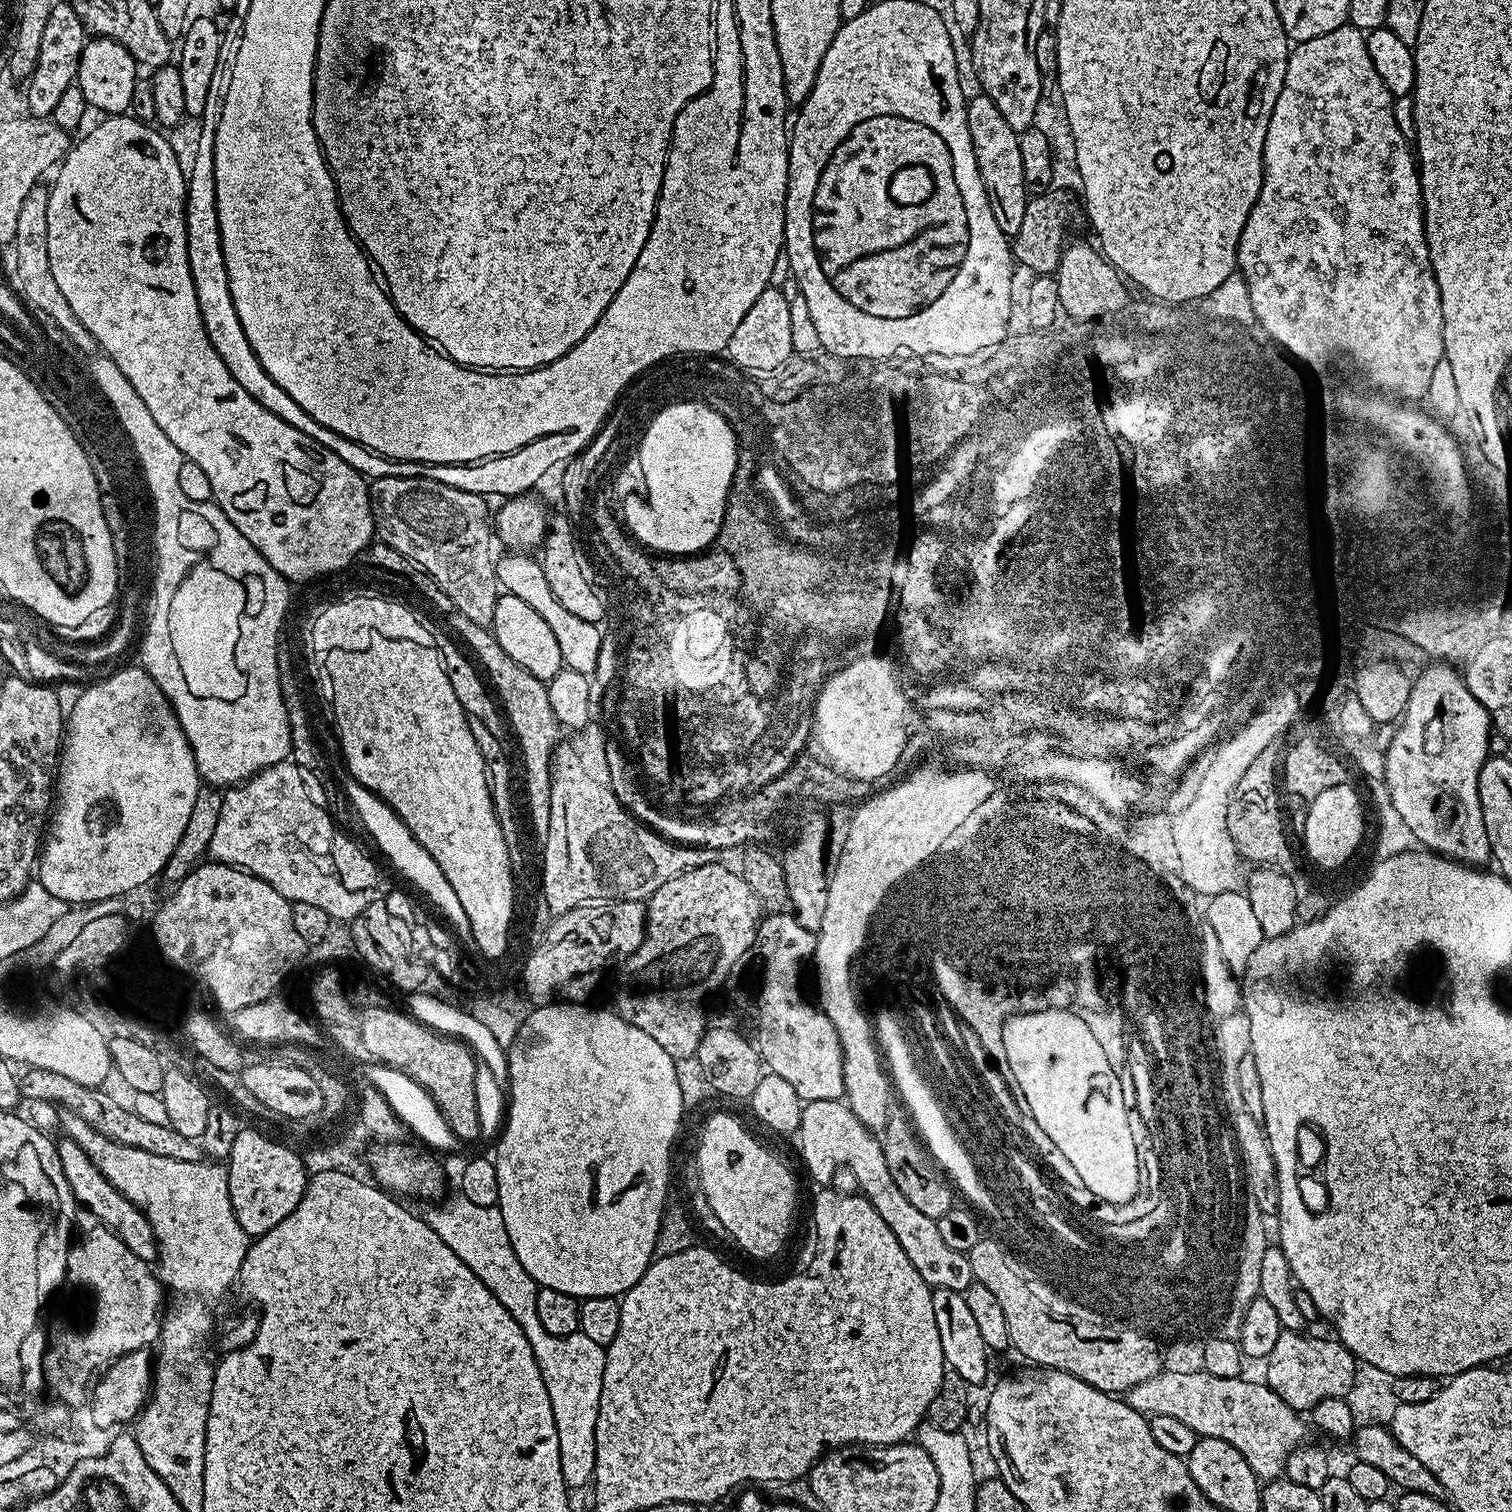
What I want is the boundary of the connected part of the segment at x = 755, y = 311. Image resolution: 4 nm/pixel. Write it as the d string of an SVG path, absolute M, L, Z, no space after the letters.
M769 286L758 294L758 302L746 310L746 318L738 322L738 327L730 338L726 356L736 367L744 369L749 374L775 374L793 359L794 351L791 346L790 318L794 308L788 305L788 300L776 289Z

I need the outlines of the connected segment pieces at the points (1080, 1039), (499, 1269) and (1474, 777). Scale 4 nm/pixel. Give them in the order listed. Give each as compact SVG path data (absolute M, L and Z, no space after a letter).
M1060 1009L1045 1015L1029 1010L1010 1018L1006 1025L1004 1044L1008 1044L1008 1060L1012 1060L1012 1068L1024 1092L1028 1092L1028 1104L1032 1104L1037 1119L1041 1119L1044 1128L1048 1128L1048 1136L1068 1152L1080 1176L1089 1179L1090 1186L1102 1186L1108 1179L1114 1184L1127 1186L1137 1180L1134 1139L1128 1136L1124 1106L1120 1104L1120 1088L1116 1088L1116 1076L1112 1076L1112 1068L1108 1068L1100 1048L1096 1048L1096 1040L1091 1040L1088 1028L1074 1018L1073 1013Z
M453 1195L452 1204L445 1208L432 1206L422 1219L474 1270L474 1274L510 1310L514 1322L522 1326L530 1350L538 1362L542 1382L546 1382L546 1394L550 1394L550 1410L554 1410L554 1426L558 1430L558 1450L562 1462L562 1478L569 1489L584 1488L593 1483L596 1475L596 1423L602 1398L602 1374L606 1370L605 1348L598 1346L581 1332L569 1336L546 1334L542 1322L538 1322L536 1305L537 1285L530 1274L518 1262L514 1246L510 1246L510 1234L506 1234L506 1222L502 1222L499 1207L474 1206L465 1196Z
M1432 662L1428 669L1421 674L1417 680L1411 681L1412 689L1406 702L1403 716L1400 717L1395 725L1396 733L1392 736L1392 741L1388 744L1388 749L1384 752L1384 784L1388 787L1387 803L1394 806L1401 814L1403 822L1410 826L1411 832L1419 839L1429 852L1435 852L1446 856L1450 860L1457 861L1469 866L1484 866L1492 860L1492 847L1490 838L1486 834L1486 822L1482 818L1482 806L1480 805L1480 771L1485 760L1489 759L1488 742L1490 737L1490 721L1488 711L1470 694L1470 690L1465 686L1464 681L1457 669L1447 662Z

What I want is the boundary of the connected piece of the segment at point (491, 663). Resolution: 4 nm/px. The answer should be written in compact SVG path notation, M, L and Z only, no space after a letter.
M459 614L453 615L450 621L456 627L457 634L468 643L467 651L482 669L511 731L512 728L516 731L516 740L520 743L521 754L524 755L524 776L528 779L528 808L532 811L532 824L540 830L547 829L550 818L552 752L561 743L562 735L560 723L554 716L554 710L550 708L547 683L534 678L530 670L518 666L518 662L514 662L514 658L510 658L510 654L506 654L506 650L498 646L491 630L478 626L470 622L470 618Z

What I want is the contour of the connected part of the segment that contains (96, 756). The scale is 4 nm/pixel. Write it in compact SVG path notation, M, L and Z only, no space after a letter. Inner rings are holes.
M143 667L124 668L113 676L97 679L89 683L84 693L76 700L76 705L70 708L66 716L66 731L62 737L62 751L58 761L58 779L54 784L54 811L50 816L50 823L46 828L46 839L42 844L42 851L38 857L38 881L42 886L60 898L69 906L81 906L108 899L114 895L127 897L135 888L151 882L155 876L163 873L164 867L171 854L174 853L178 840L183 835L186 824L190 821L190 814L195 804L195 799L202 787L200 771L196 768L196 759L192 747L182 726L180 719L172 708L172 703L162 694L162 690L150 678Z

